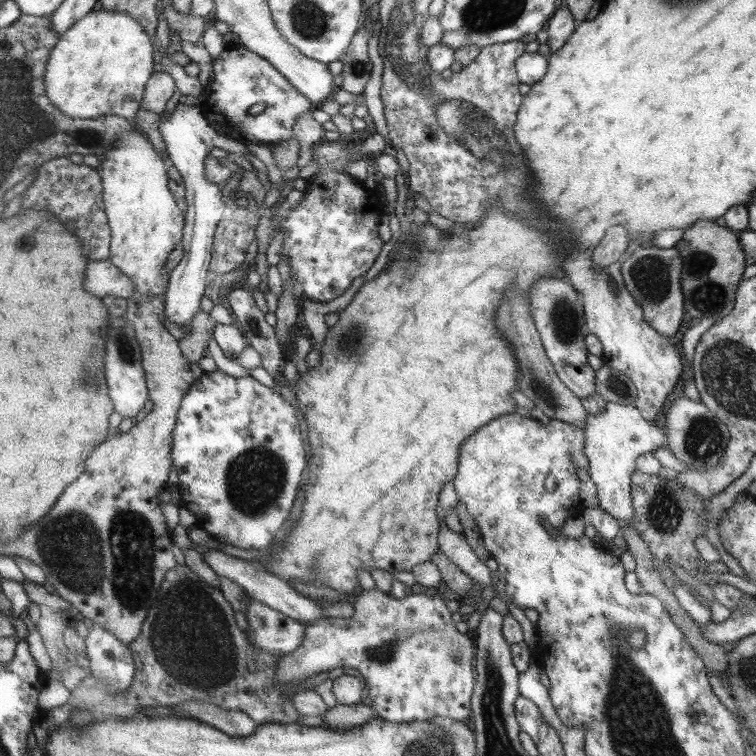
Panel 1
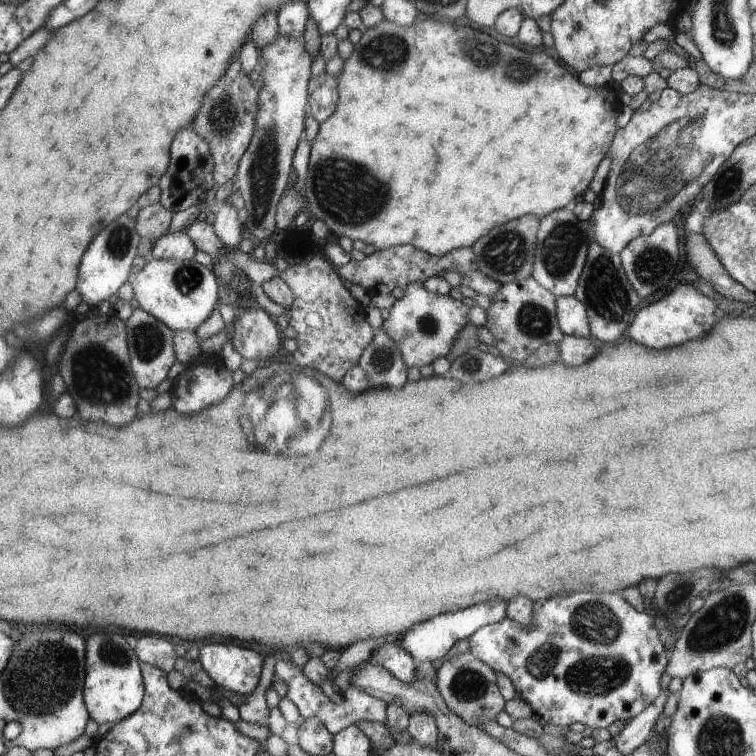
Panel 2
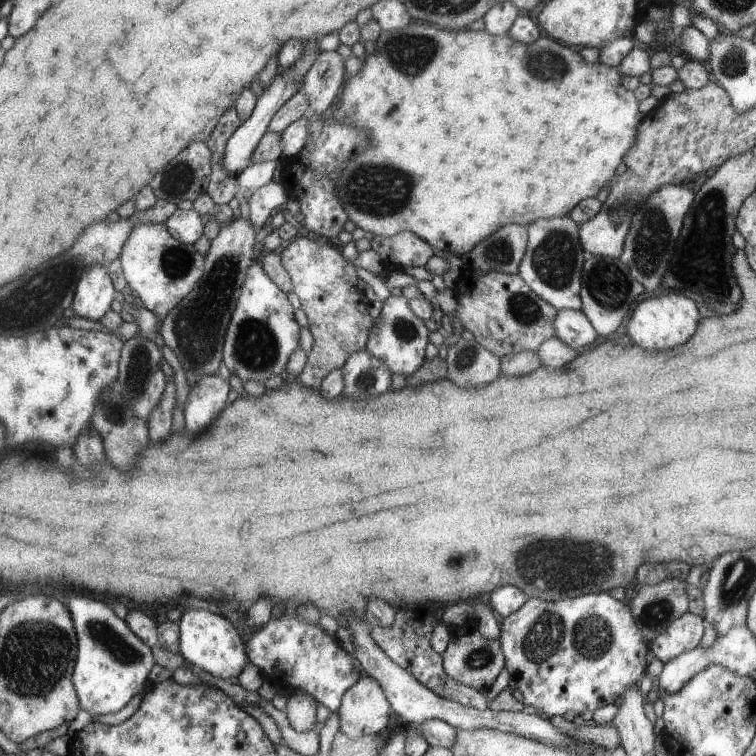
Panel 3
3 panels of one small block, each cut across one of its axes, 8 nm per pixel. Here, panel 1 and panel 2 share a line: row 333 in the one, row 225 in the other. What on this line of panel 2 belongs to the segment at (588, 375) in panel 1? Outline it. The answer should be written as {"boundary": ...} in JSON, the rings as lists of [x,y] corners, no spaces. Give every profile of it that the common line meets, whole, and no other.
{"boundary":[[[570,207],[552,210],[551,213],[540,217],[530,277],[552,291],[557,298],[574,295],[577,281],[580,280],[580,274],[587,264],[588,243],[587,223],[578,219]]]}

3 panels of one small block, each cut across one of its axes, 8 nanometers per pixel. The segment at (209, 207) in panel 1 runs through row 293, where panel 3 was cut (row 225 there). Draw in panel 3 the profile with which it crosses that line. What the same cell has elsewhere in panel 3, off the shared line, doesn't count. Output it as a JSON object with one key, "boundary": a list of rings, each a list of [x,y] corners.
{"boundary":[[[175,209],[165,220],[169,234],[177,242],[192,245],[201,235],[203,235],[203,220],[200,214],[193,209]]]}

